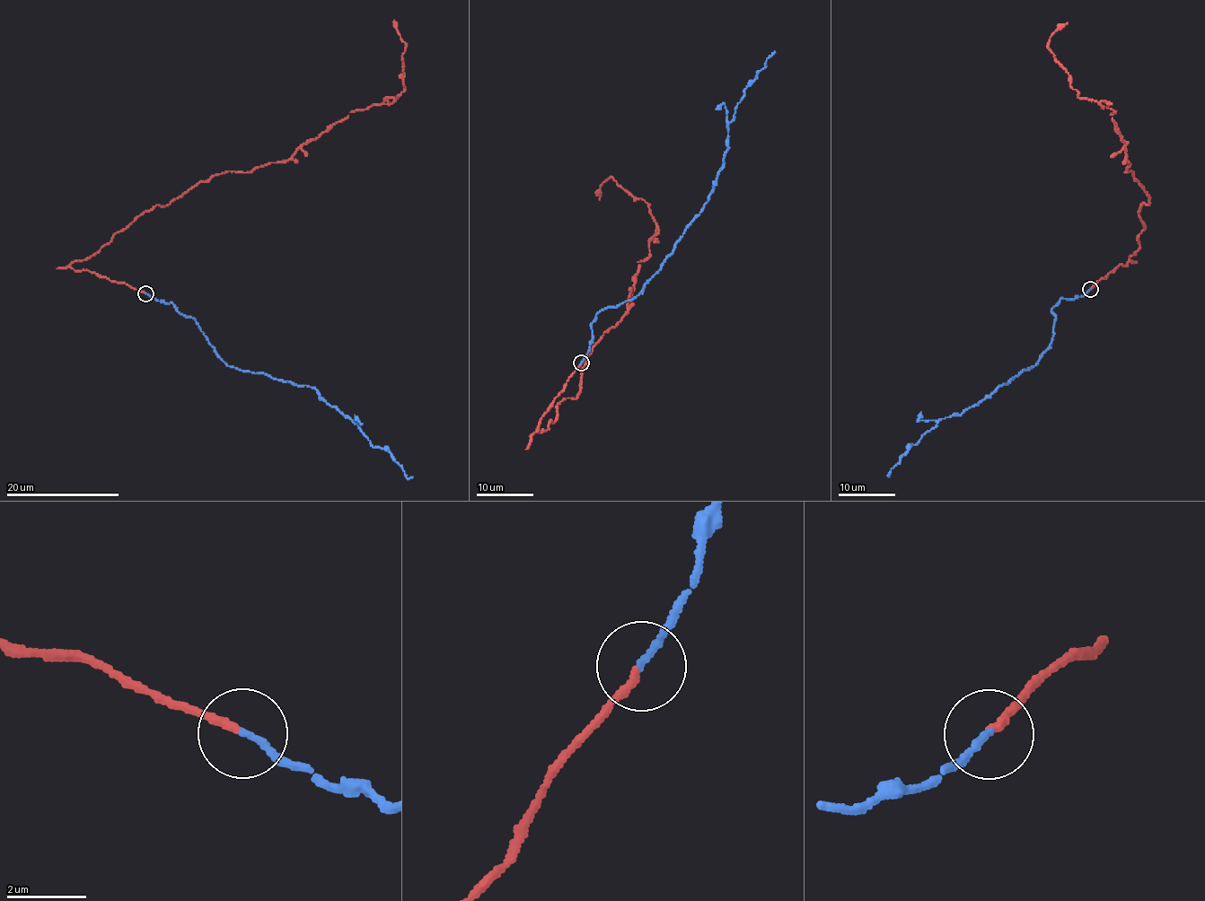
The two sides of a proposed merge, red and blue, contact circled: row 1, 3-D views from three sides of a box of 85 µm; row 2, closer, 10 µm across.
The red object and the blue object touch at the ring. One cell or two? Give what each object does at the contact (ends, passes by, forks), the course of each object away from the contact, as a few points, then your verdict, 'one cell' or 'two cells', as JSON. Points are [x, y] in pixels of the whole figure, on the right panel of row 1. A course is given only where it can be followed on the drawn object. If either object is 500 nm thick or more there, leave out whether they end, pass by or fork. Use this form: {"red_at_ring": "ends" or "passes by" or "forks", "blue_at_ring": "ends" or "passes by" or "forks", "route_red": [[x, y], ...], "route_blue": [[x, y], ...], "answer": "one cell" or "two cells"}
{"red_at_ring": "ends", "blue_at_ring": "ends", "route_red": [[1090, 289], [1136, 254], [1139, 209], [1150, 204], [1125, 172], [1115, 113], [1079, 98], [1048, 47], [1068, 22]], "route_blue": [[1090, 289], [1053, 306], [1052, 339], [1038, 363], [976, 406], [941, 418], [909, 446], [888, 474]], "answer": "one cell"}

